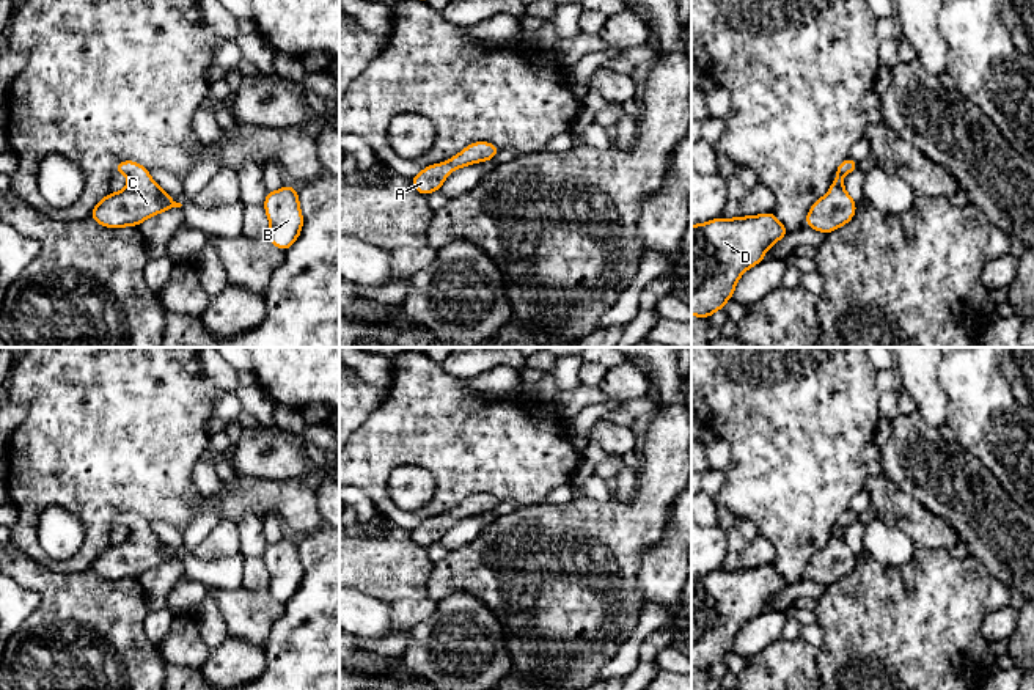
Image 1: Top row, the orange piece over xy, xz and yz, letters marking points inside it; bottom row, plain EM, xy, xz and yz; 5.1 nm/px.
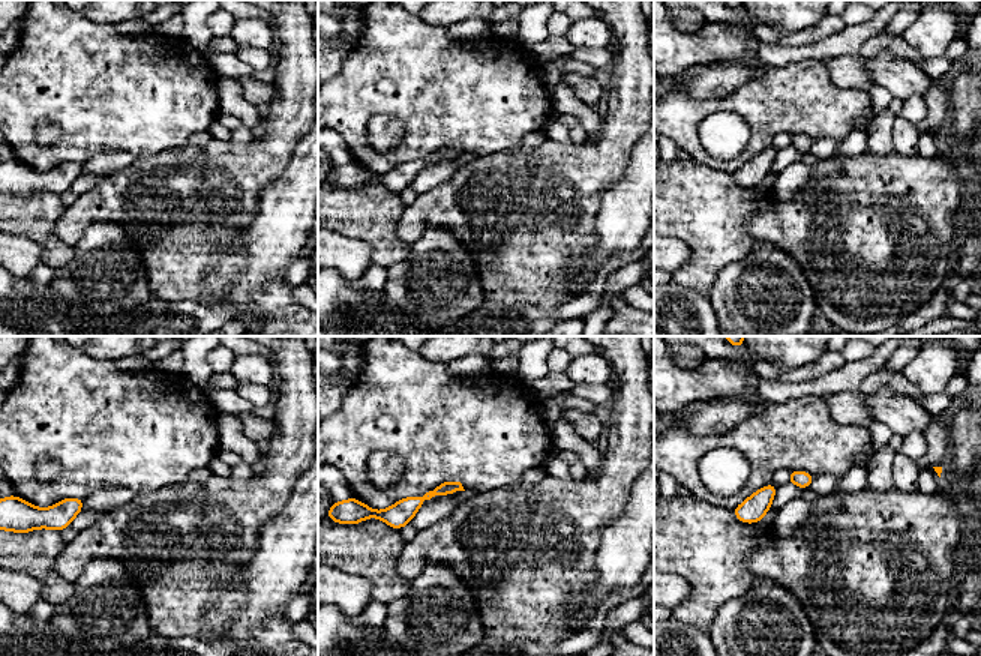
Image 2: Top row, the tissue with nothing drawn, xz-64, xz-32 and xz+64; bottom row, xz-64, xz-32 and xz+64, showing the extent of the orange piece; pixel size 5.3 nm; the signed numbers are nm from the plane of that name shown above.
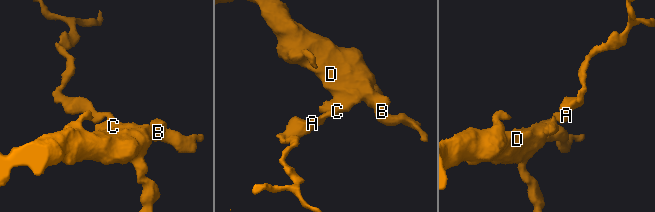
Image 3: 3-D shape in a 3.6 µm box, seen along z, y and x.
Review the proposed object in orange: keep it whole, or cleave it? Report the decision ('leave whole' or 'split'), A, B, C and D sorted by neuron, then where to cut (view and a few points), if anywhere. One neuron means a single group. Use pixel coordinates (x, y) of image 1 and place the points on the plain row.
leave whole; A B C D; no cut

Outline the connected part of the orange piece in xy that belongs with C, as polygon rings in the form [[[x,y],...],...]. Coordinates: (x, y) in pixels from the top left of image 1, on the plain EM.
[[[134,512],[115,517],[115,527],[124,525],[129,536],[124,542],[105,547],[90,569],[105,580],[138,578],[162,563],[181,560],[151,530],[151,525]]]

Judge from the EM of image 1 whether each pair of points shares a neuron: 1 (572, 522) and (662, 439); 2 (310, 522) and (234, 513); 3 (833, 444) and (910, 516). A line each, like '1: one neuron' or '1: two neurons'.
1: one neuron
2: one neuron
3: two neurons

